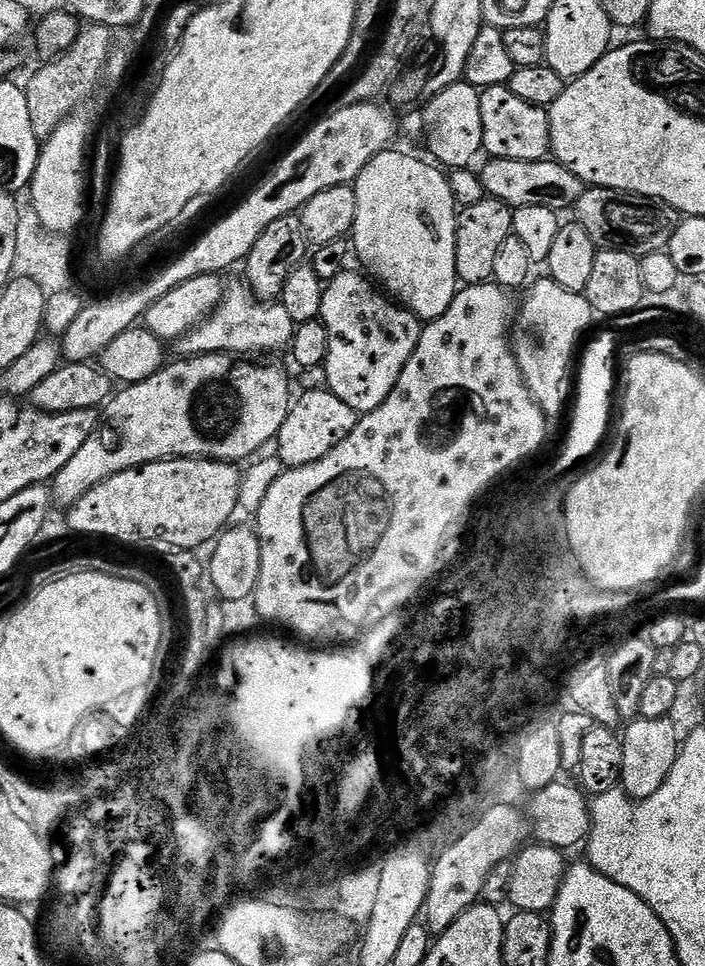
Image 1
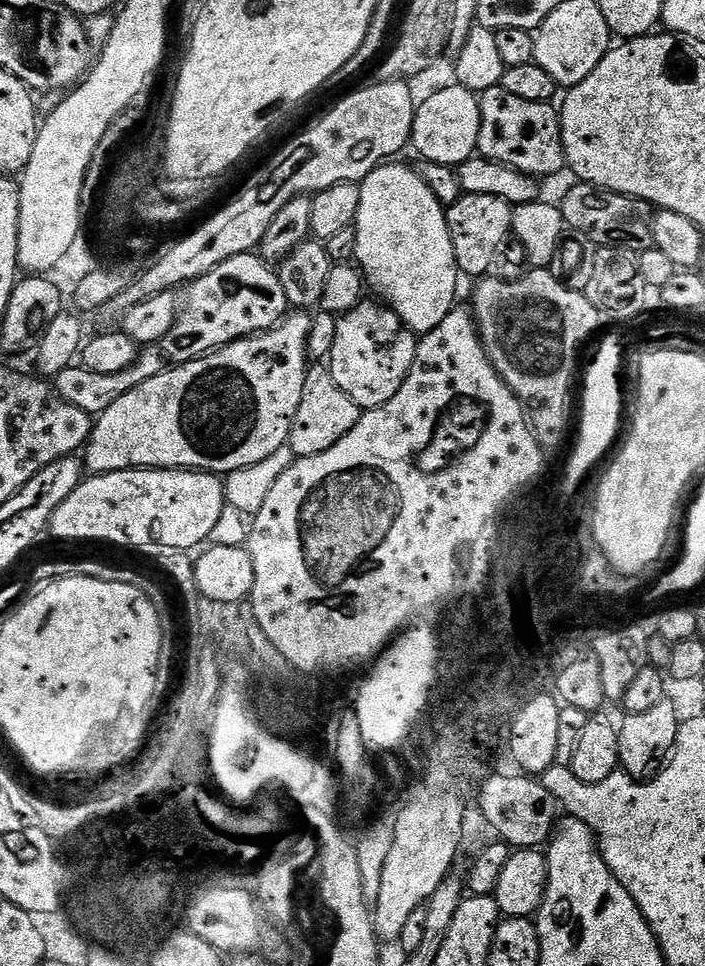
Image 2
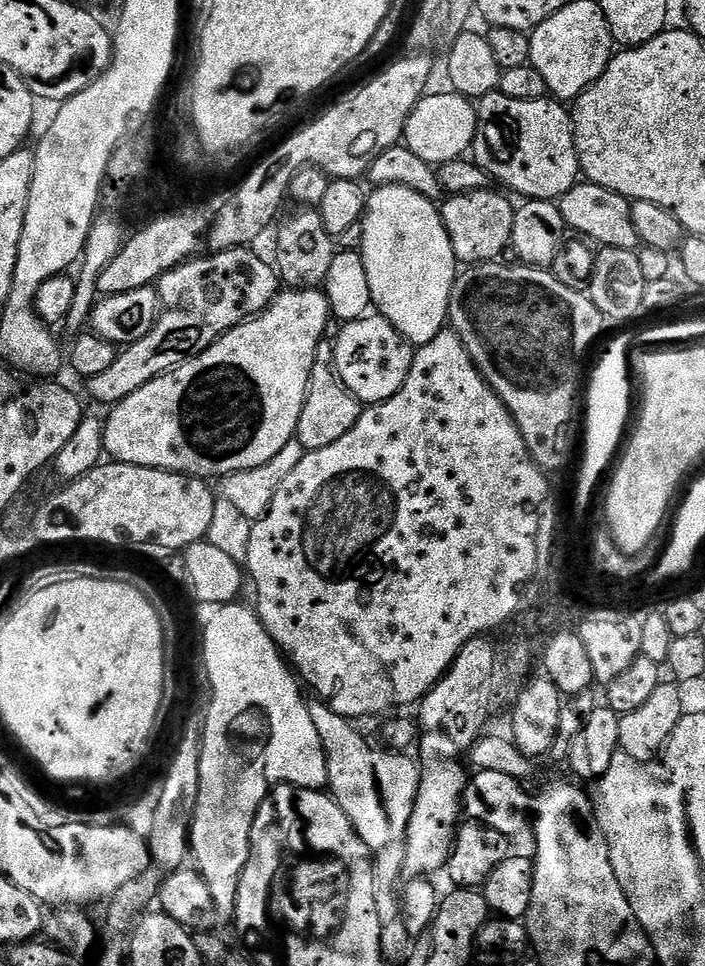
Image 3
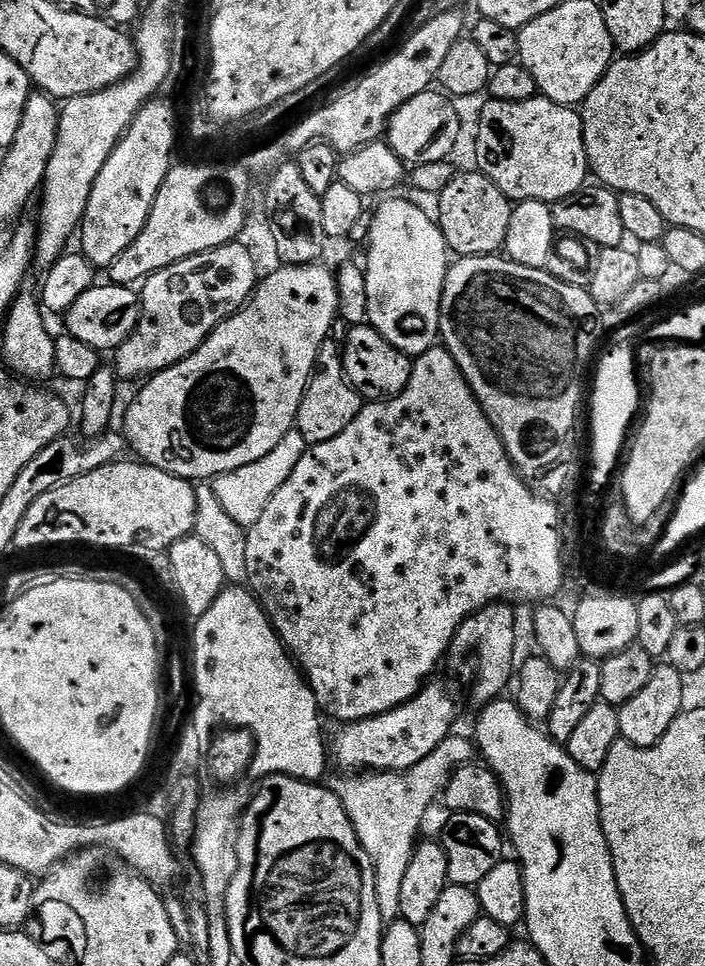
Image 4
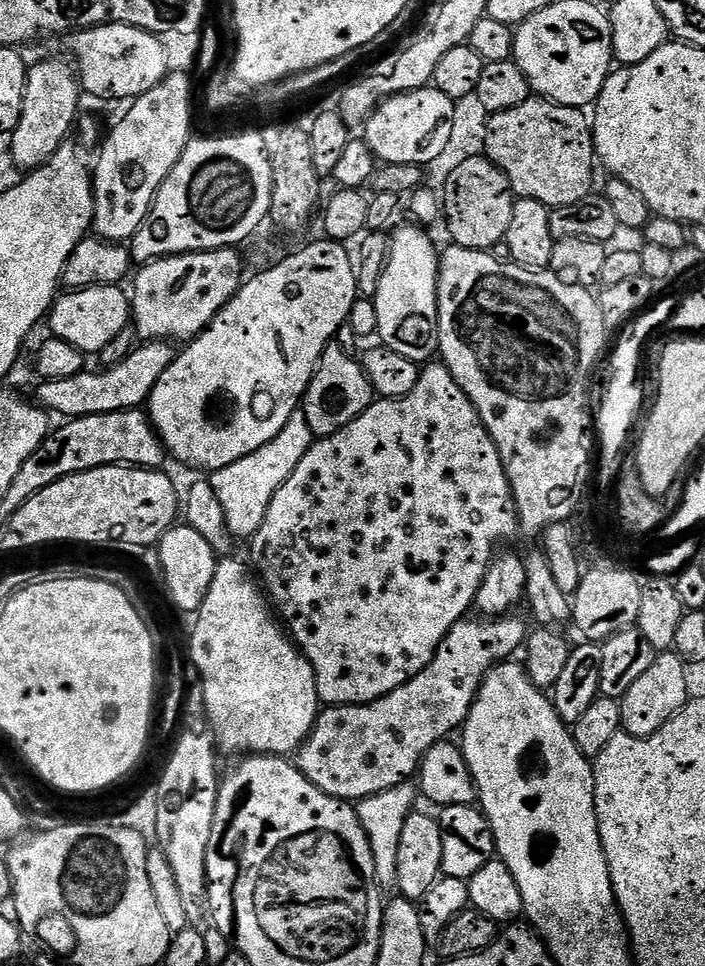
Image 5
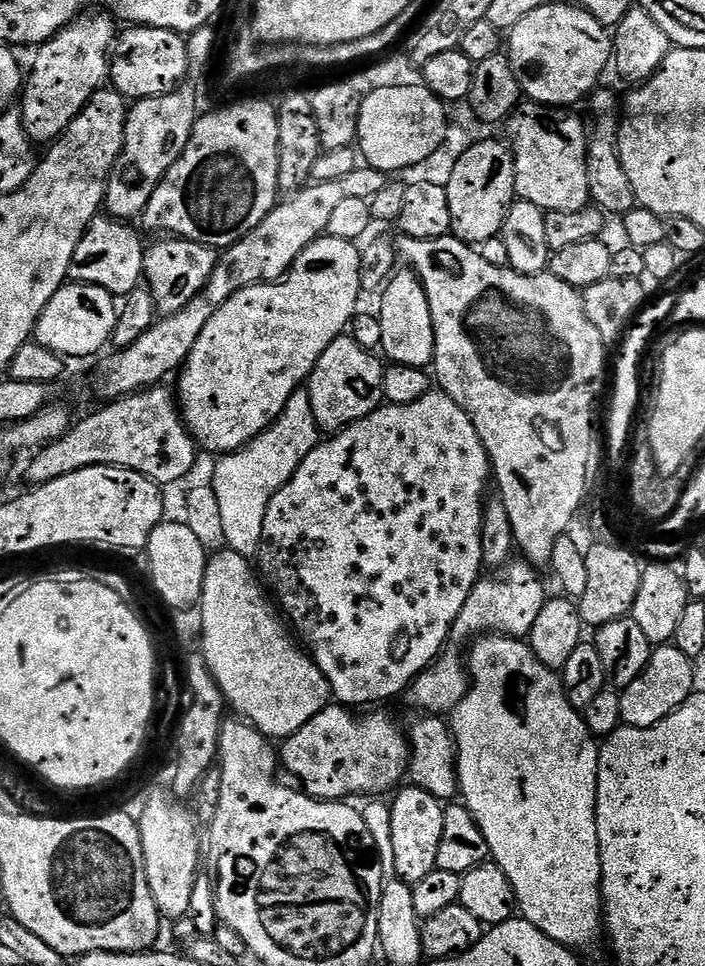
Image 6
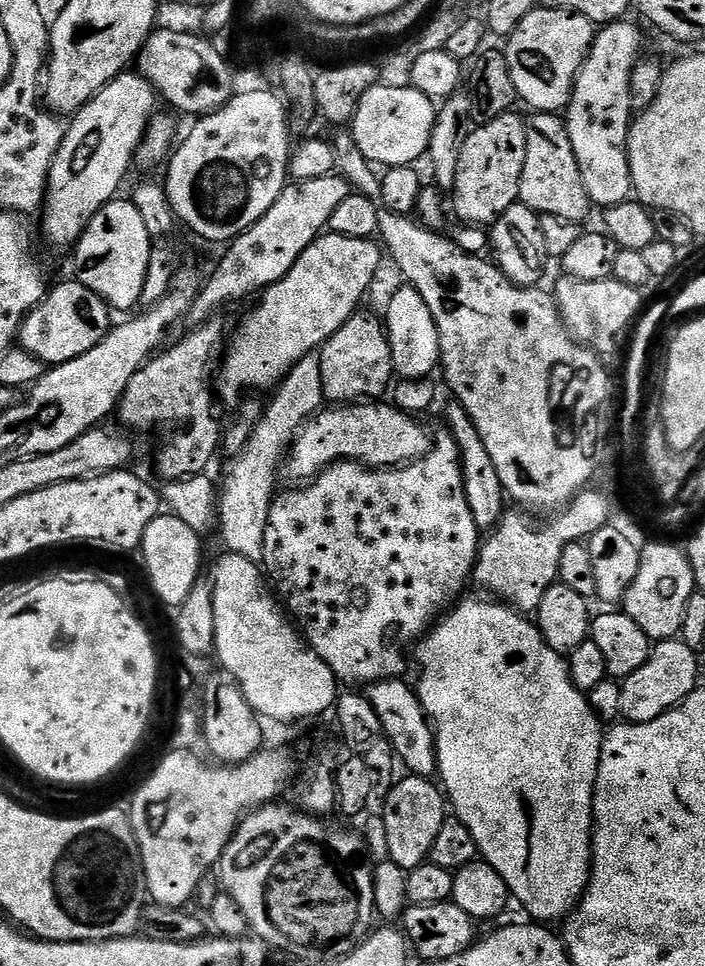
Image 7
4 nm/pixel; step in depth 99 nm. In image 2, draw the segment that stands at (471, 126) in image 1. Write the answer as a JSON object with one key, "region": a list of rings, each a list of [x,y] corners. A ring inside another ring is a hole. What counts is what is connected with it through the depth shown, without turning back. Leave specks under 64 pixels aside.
{"region":[[[450,84],[417,105],[411,143],[423,161],[456,168],[475,155],[480,130],[479,97],[460,85]]]}

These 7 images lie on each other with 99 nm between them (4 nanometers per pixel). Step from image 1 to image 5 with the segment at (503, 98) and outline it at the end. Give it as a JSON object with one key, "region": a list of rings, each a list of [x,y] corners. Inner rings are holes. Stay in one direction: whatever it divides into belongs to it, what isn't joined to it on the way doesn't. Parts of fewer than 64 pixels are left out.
{"region":[[[530,98],[522,102],[522,106],[491,113],[487,119],[488,125],[482,136],[483,155],[494,162],[502,174],[506,174],[513,193],[519,199],[537,200],[551,210],[558,206],[574,206],[574,202],[582,202],[582,198],[593,191],[592,167],[597,167],[598,161],[596,147],[592,144],[590,116],[585,109],[562,106],[543,98]]]}

